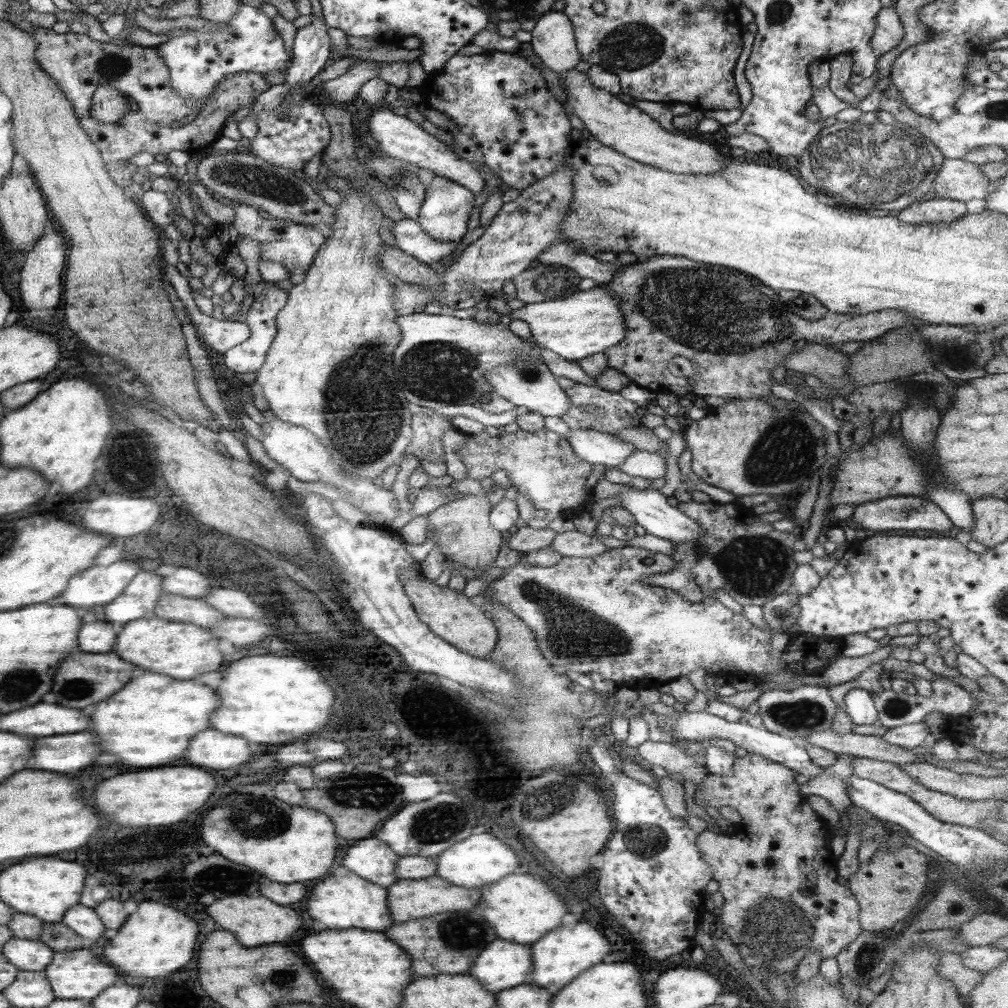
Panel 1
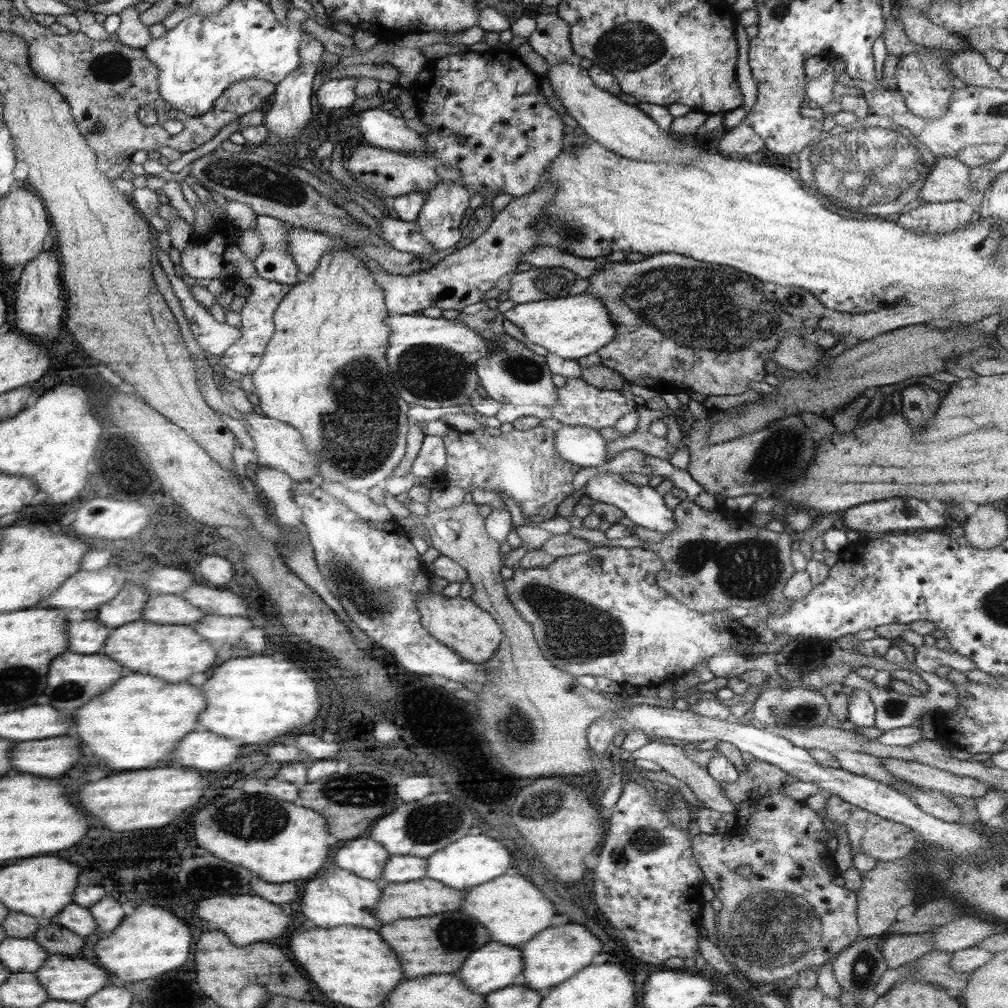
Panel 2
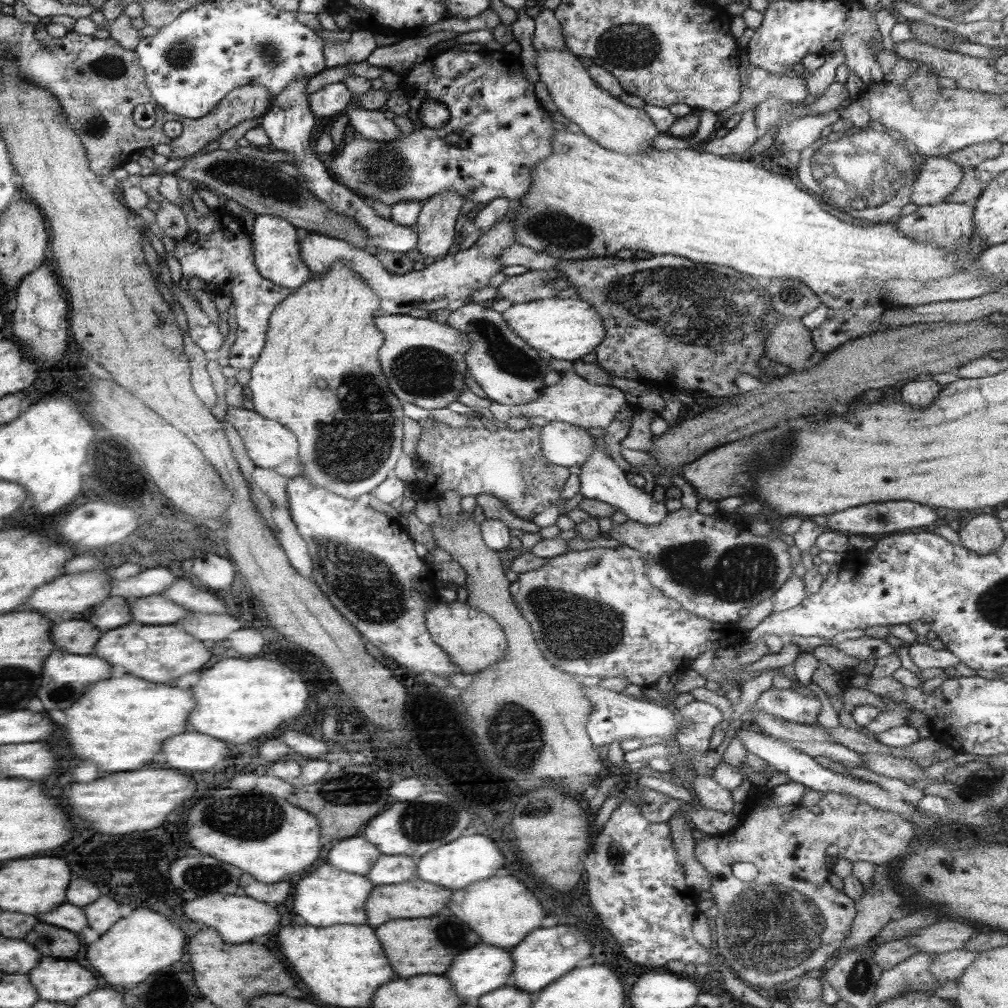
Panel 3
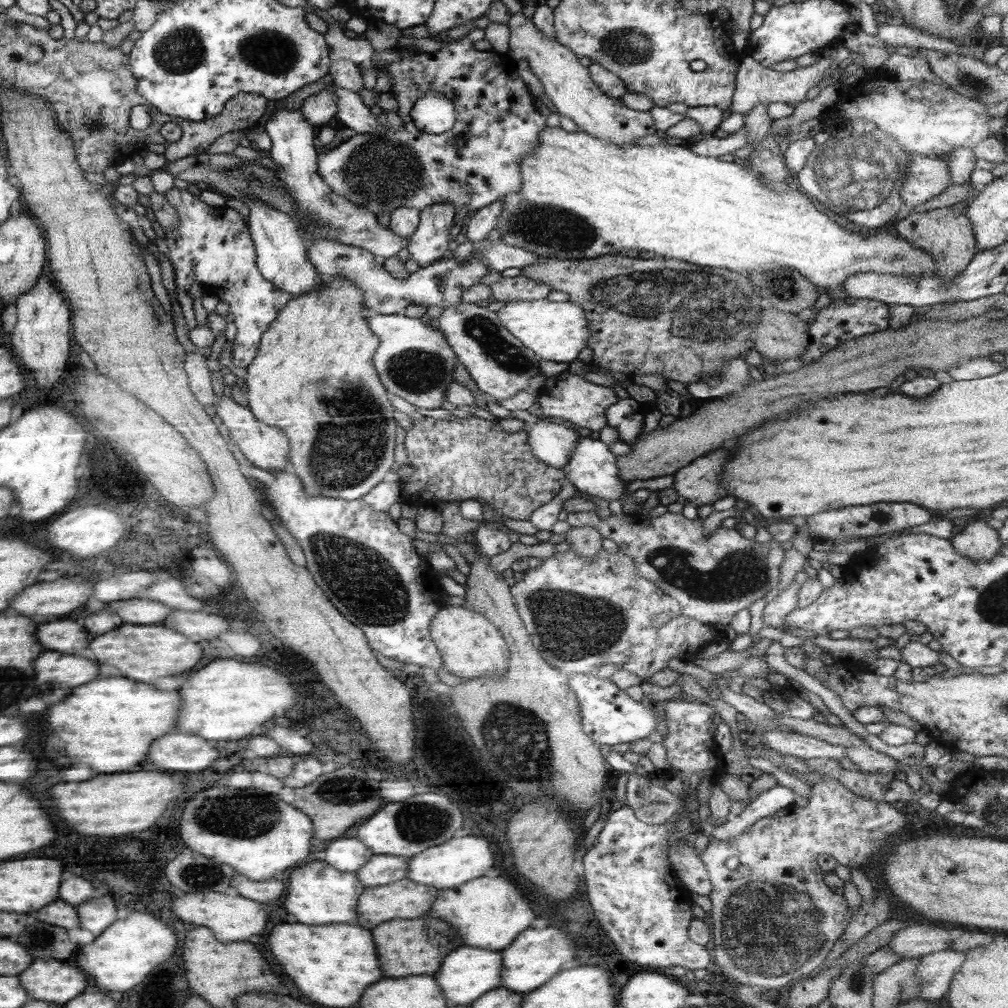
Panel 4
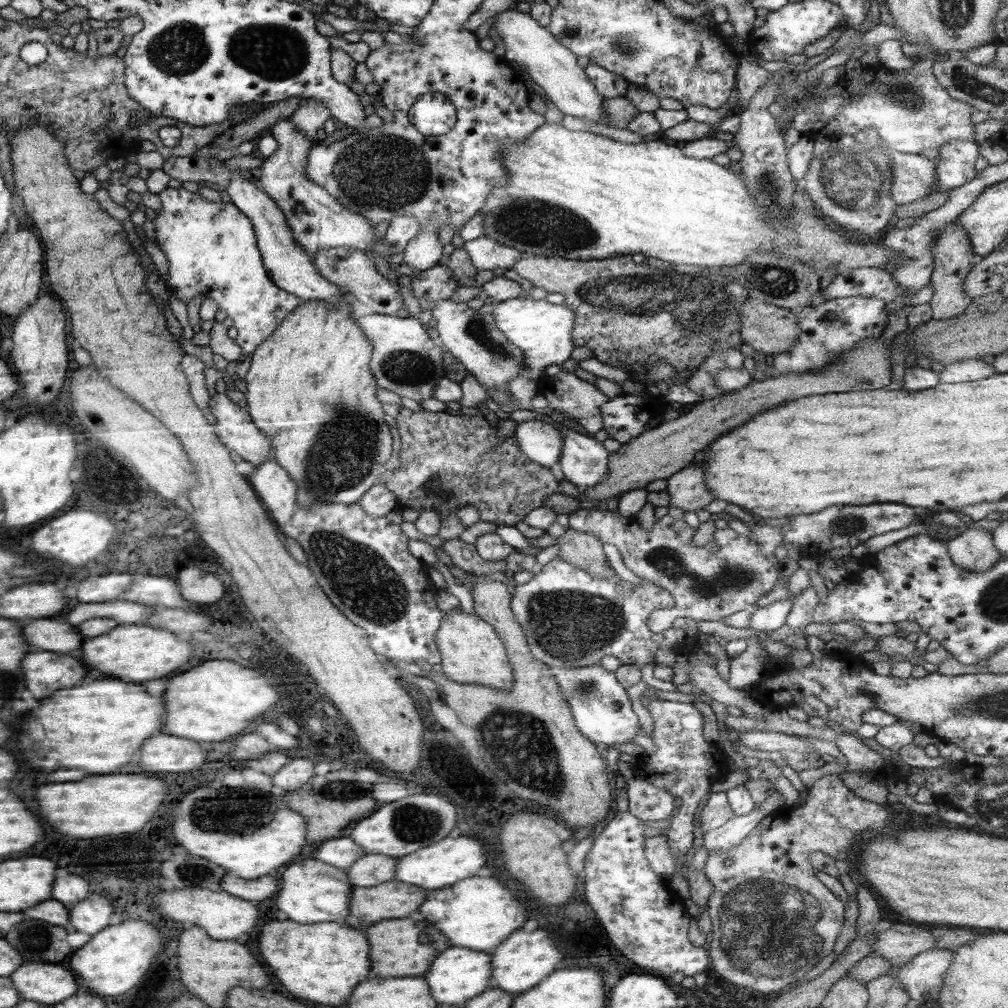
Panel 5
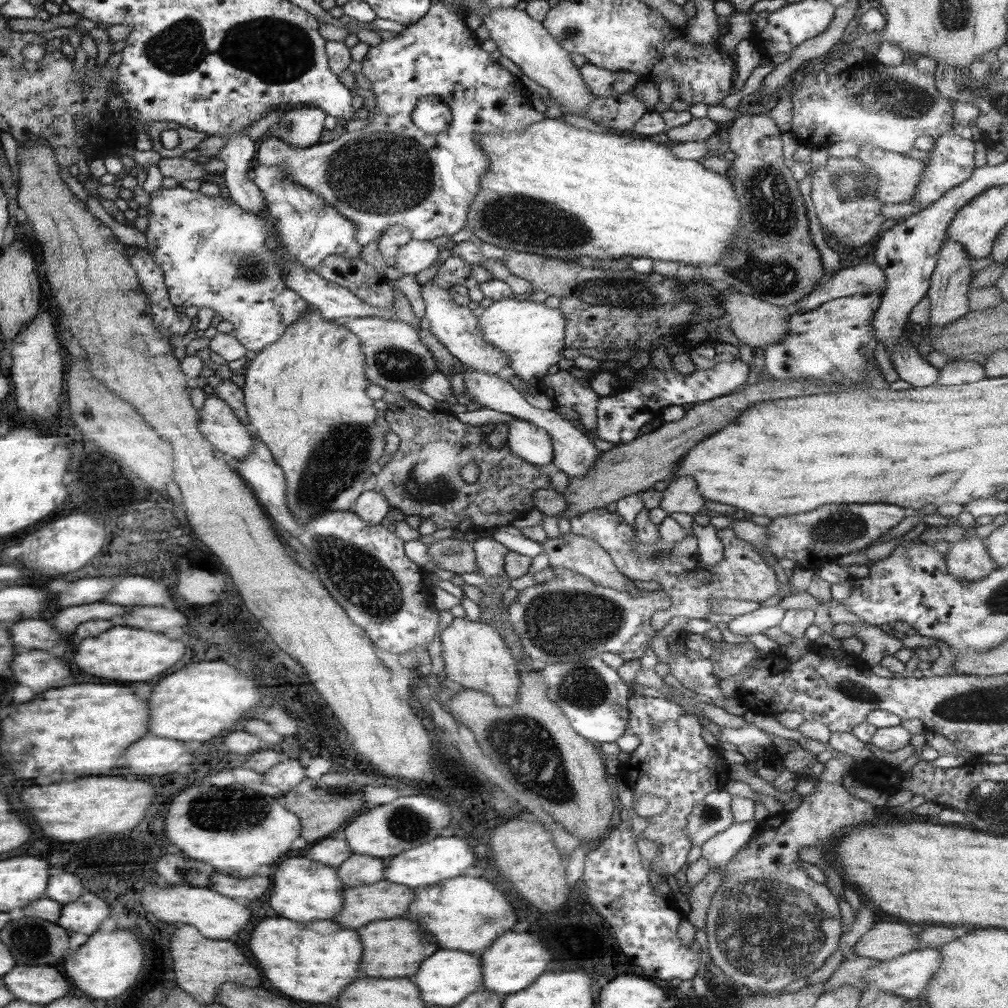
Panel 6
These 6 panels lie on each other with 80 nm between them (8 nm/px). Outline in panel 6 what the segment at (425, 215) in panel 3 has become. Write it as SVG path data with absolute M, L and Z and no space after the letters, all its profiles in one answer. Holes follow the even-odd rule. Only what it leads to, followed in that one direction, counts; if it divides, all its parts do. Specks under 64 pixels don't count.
M411 239L395 256L397 258L395 267L402 271L404 276L418 275L422 270L434 267L440 256L439 246L435 246L431 240Z

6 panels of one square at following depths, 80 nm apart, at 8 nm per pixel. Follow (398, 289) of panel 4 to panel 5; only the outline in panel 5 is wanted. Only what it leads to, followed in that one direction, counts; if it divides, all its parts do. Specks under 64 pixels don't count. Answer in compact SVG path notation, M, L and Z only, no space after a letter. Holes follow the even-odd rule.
M346 247L322 249L315 254L313 263L323 278L338 286L342 292L354 294L358 301L371 307L374 312L390 316L400 312L403 301L401 287L384 278L376 269L373 258L363 250L350 250ZM436 265L425 271L416 272L416 278L412 279L412 292L421 301L440 303L442 300L450 300L454 291L458 289L459 283L454 281L452 271L447 265Z

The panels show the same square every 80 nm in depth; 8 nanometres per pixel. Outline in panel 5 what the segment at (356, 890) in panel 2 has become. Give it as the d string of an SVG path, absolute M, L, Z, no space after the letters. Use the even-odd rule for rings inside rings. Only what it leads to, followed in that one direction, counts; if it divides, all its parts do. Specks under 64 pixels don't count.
M308 855L298 862L293 862L278 872L280 889L276 898L276 906L288 914L290 920L302 924L316 922L337 922L344 924L350 914L350 897L354 887L350 884L347 872L330 866L321 860Z

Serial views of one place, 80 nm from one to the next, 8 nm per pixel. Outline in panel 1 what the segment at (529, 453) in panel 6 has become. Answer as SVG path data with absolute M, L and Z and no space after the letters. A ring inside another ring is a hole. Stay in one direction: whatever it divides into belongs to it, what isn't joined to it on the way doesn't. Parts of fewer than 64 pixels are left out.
M593 429L570 430L567 441L573 453L591 465L604 464L616 466L622 464L635 451L635 446L614 434Z

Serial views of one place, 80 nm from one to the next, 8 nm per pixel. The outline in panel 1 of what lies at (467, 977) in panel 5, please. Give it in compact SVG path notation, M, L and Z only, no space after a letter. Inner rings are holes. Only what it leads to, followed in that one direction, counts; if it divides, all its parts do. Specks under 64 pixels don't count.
M494 940L478 954L468 974L494 993L530 984L533 975L531 946Z

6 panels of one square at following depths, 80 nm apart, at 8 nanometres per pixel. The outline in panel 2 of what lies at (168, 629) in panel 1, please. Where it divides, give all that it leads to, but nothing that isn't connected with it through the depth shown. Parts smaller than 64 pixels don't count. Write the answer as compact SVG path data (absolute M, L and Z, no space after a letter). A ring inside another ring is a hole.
M140 619L114 628L114 638L104 650L106 656L118 660L126 668L142 674L154 674L168 682L184 682L195 672L208 672L216 666L216 650L192 626L162 624Z

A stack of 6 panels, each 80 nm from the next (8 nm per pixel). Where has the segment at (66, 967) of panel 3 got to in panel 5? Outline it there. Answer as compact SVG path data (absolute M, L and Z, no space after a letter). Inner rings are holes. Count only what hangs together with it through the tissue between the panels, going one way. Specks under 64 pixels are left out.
M28 961L10 978L22 998L51 1006L73 997L82 988L77 975L59 963Z

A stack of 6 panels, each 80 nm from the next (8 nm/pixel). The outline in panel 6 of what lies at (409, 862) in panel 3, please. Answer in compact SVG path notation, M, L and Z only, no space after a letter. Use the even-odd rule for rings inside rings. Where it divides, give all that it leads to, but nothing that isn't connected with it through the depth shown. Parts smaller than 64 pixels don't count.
M354 853L342 866L337 867L339 879L347 887L370 885L385 879L386 860L375 856Z

